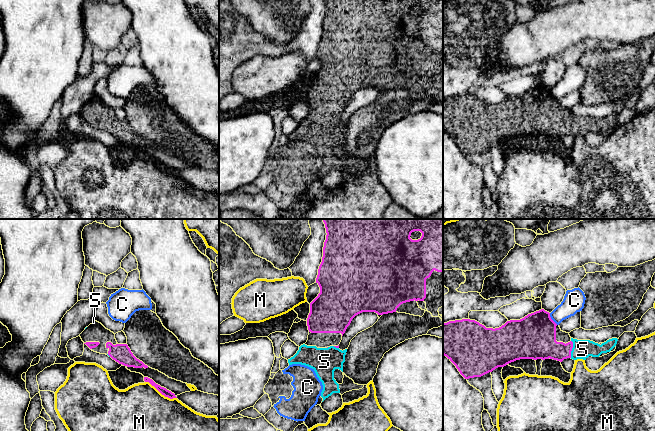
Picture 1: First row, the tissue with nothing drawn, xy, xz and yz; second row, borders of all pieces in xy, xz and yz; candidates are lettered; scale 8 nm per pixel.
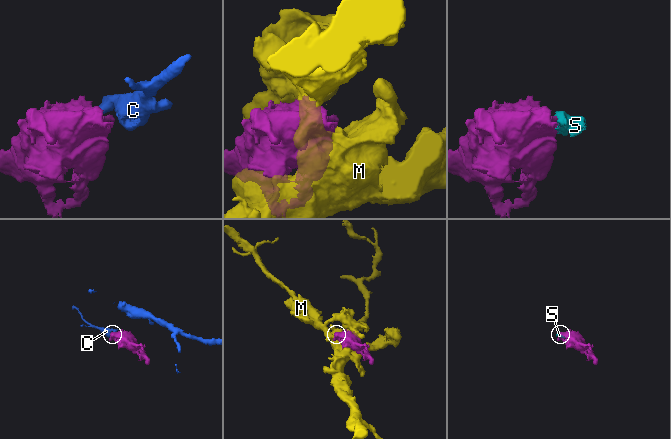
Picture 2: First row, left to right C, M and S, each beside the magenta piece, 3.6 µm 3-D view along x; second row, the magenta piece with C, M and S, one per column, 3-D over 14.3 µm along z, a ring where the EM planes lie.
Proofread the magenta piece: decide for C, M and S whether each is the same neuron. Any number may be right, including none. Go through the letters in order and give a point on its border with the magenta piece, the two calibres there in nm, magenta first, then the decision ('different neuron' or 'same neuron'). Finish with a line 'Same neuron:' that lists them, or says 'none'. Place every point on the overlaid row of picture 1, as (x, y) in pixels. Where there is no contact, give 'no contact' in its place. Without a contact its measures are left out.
C: yz (551, 319) | 360/170 nm | different neuron
M: xy (161, 393) | 60/380 nm | different neuron
S: yz (571, 349) | 240/160 nm | same neuron
Same neuron: S

